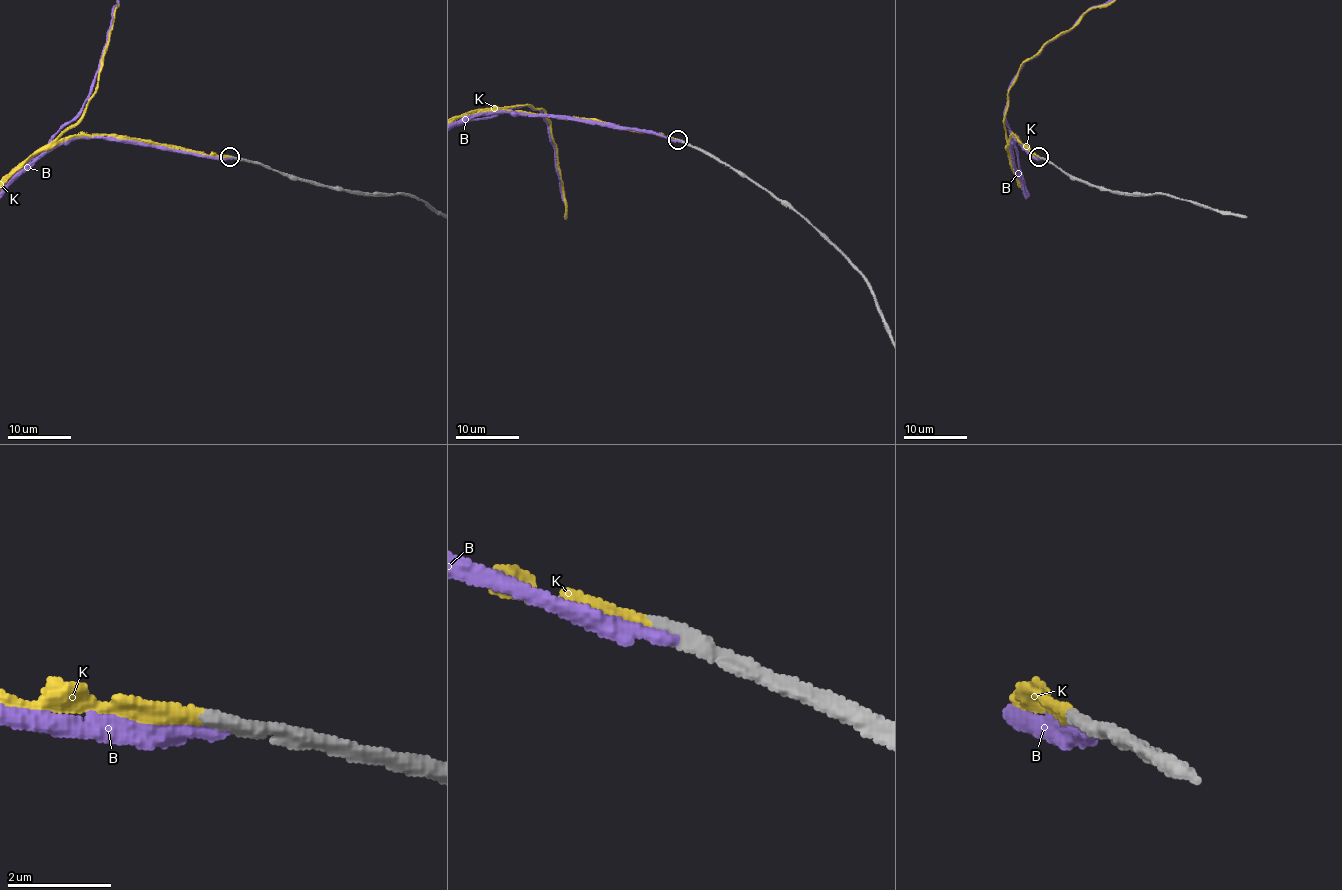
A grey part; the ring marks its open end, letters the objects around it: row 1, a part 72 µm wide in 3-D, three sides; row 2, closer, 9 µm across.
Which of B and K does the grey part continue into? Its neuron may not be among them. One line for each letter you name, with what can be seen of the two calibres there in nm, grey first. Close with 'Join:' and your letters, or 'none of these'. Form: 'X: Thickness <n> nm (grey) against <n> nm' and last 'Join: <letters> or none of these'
K: Thickness 320 nm (grey) against 280 nm
Join: K

